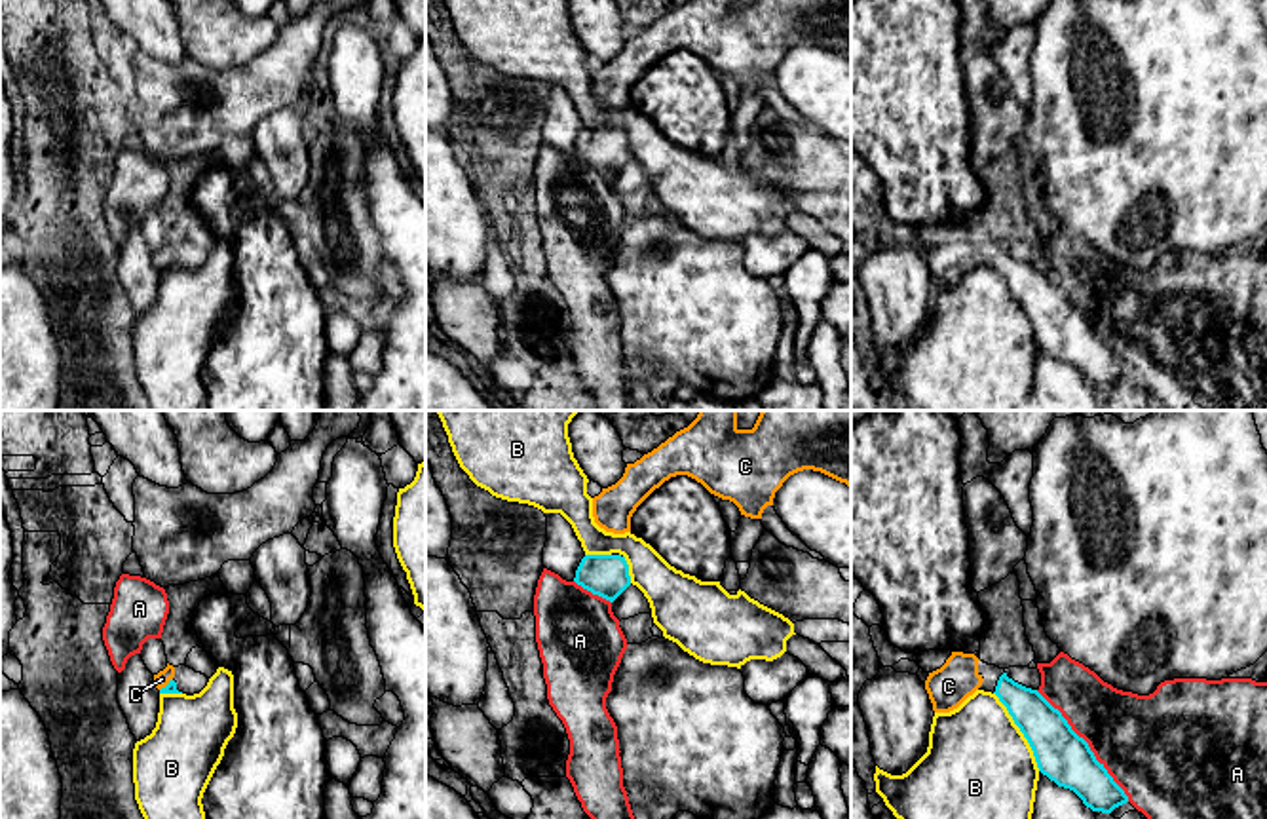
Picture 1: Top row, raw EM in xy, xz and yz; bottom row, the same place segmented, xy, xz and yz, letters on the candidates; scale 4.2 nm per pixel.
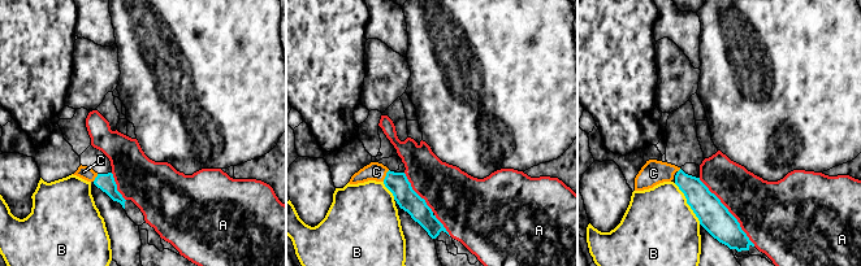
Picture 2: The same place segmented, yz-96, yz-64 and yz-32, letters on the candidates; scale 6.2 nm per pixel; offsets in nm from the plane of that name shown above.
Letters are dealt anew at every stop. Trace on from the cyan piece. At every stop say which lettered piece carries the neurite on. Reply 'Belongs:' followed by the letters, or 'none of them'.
Belongs: C

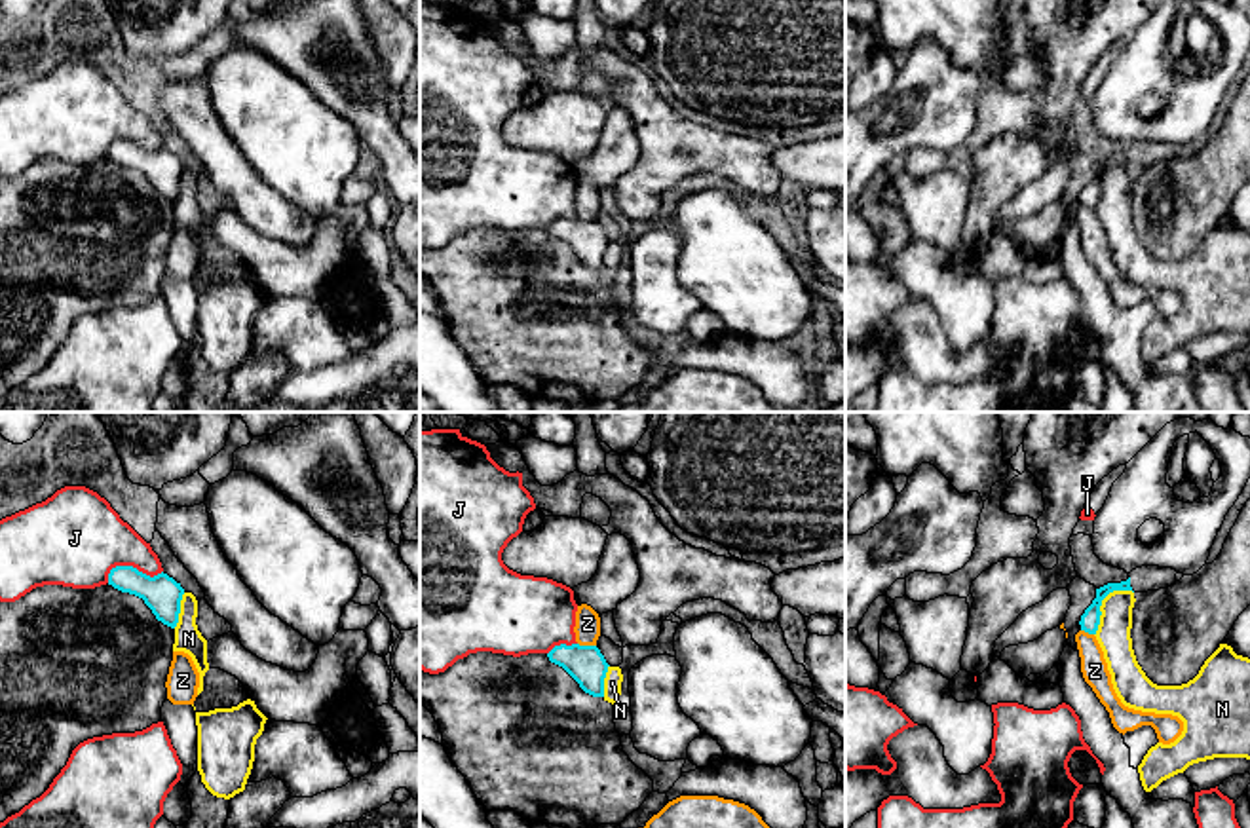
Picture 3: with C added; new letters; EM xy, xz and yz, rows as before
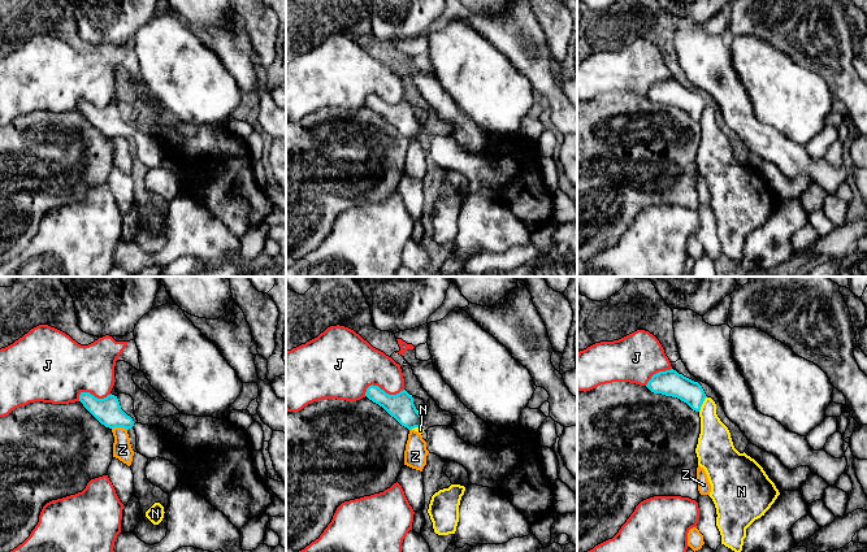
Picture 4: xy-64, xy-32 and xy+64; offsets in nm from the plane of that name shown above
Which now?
Belongs: none of them

